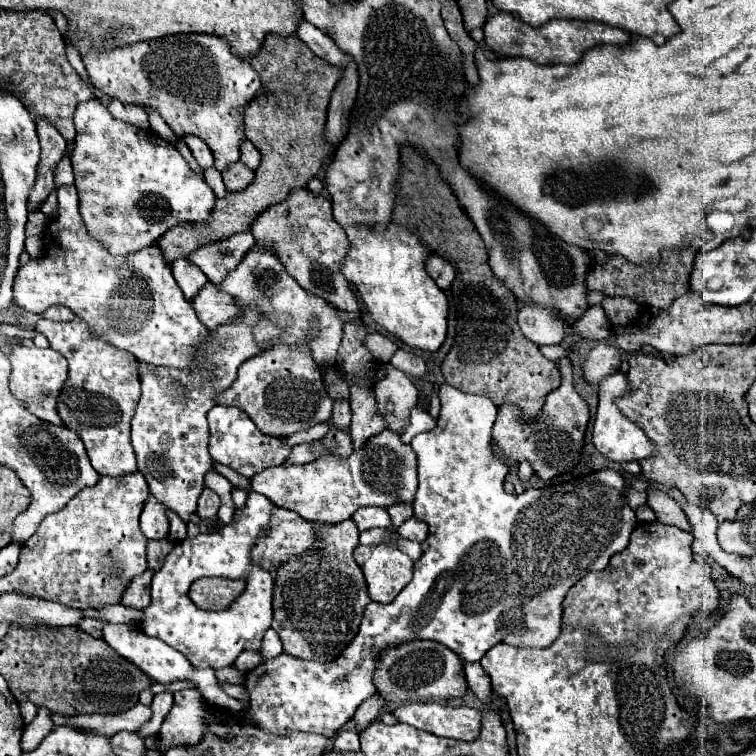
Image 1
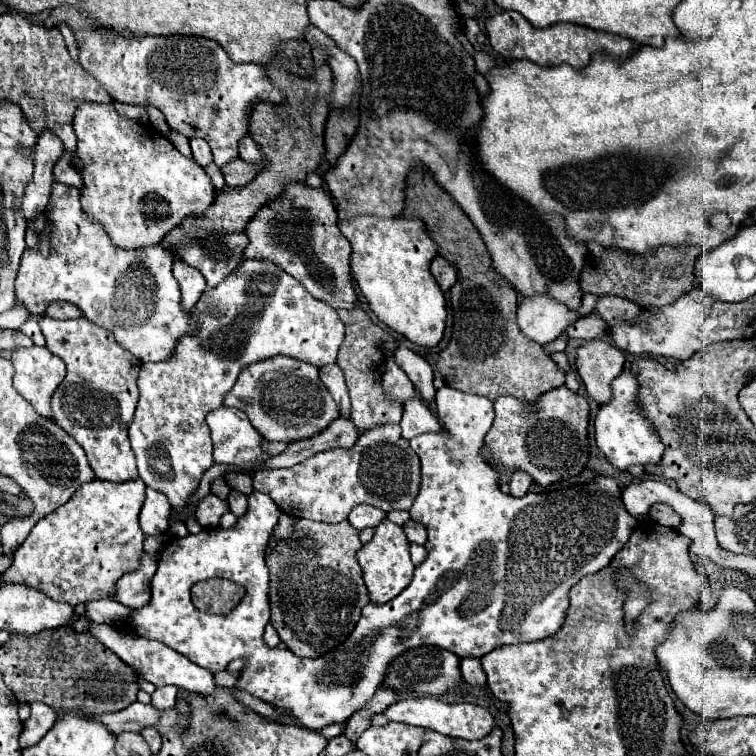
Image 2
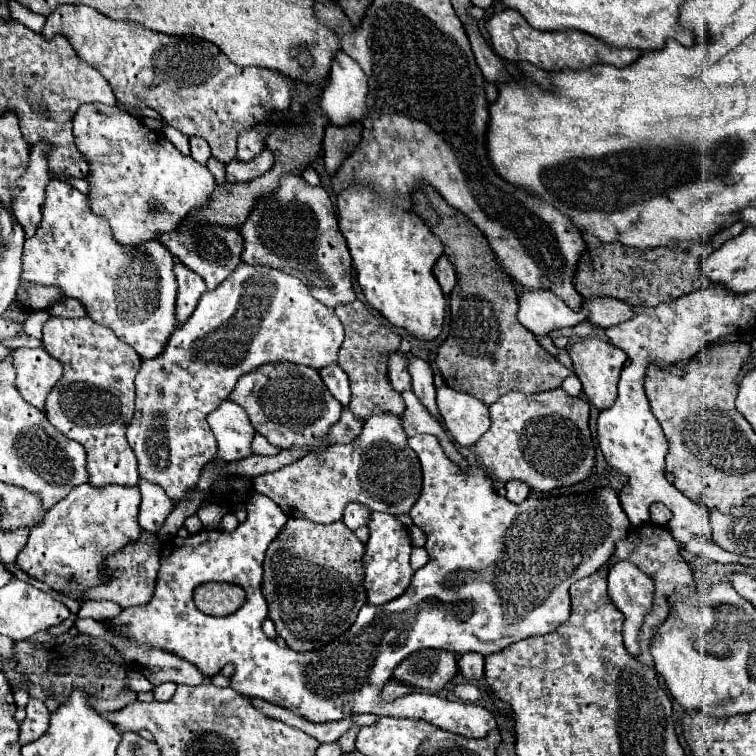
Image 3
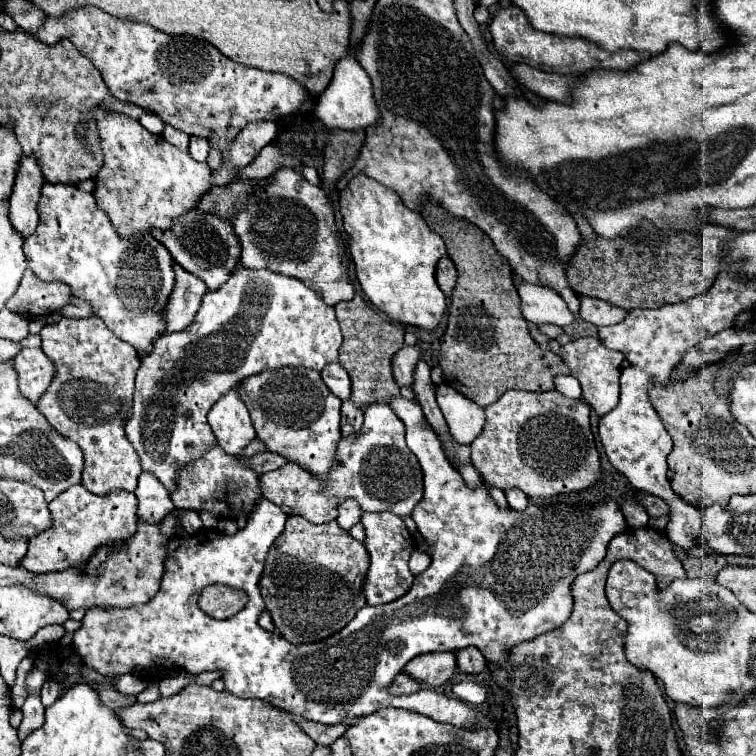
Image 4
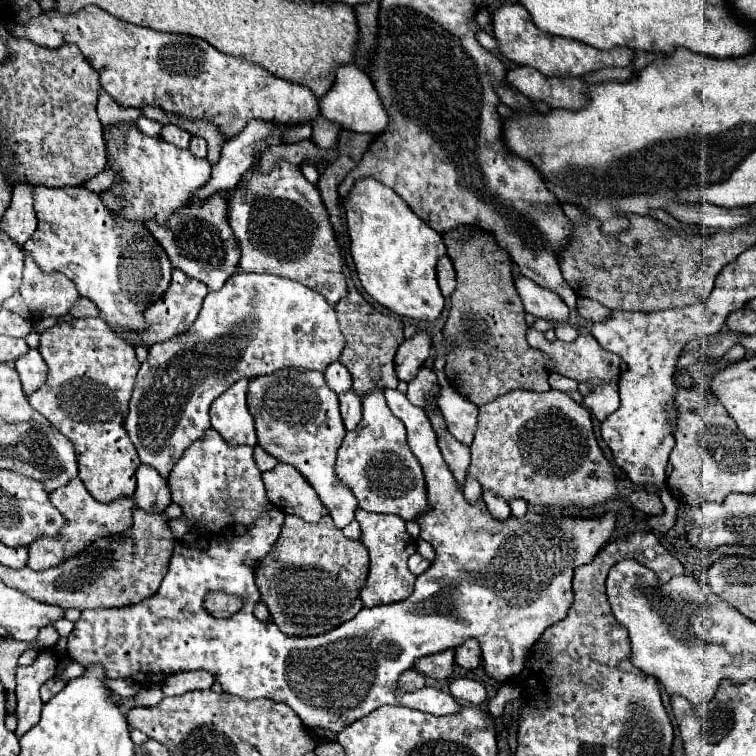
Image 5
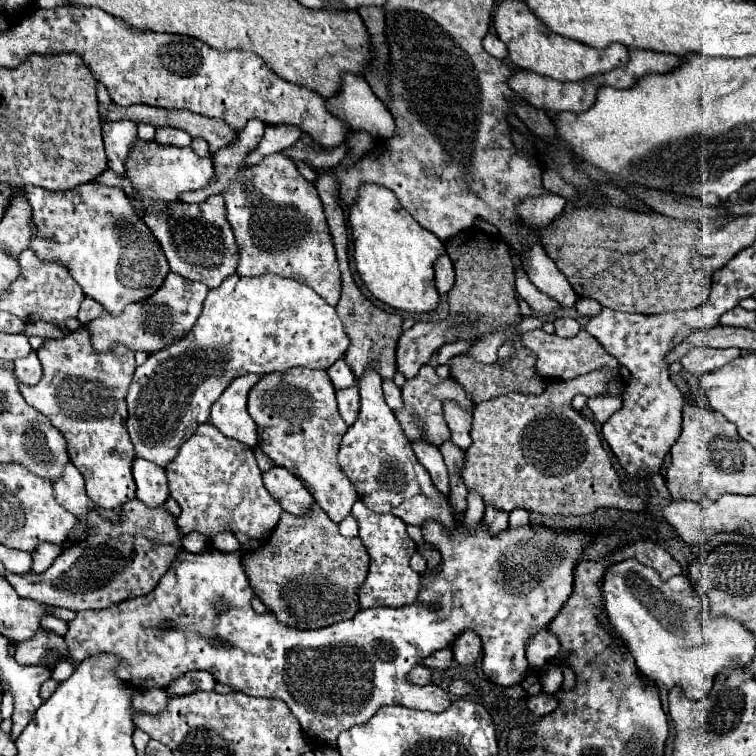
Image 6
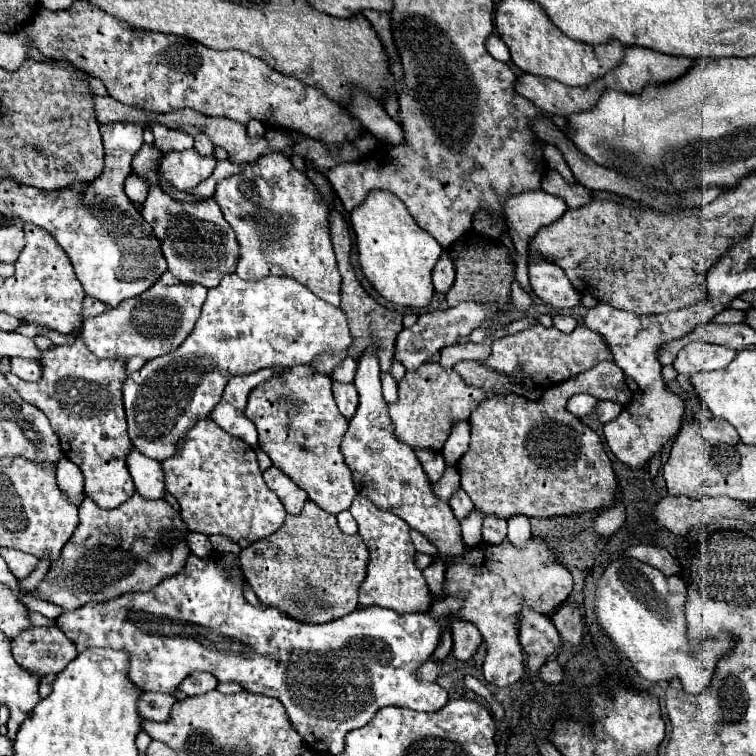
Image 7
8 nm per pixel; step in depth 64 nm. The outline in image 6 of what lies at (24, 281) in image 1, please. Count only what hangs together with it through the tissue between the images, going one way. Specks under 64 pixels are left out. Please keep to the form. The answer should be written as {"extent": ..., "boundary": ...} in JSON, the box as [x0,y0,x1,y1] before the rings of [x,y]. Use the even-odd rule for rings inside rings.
{"extent":[10,182,170,314],"boundary":[[[96,182],[80,184],[64,192],[50,192],[38,186],[24,186],[10,188],[10,198],[14,196],[24,196],[30,202],[32,222],[40,232],[40,236],[34,240],[34,248],[40,252],[40,258],[64,262],[72,278],[82,286],[84,294],[100,302],[108,312],[118,314],[126,304],[148,298],[164,282],[164,276],[170,270],[166,256],[150,228],[134,212],[132,202],[128,200],[122,188],[110,188]]]}

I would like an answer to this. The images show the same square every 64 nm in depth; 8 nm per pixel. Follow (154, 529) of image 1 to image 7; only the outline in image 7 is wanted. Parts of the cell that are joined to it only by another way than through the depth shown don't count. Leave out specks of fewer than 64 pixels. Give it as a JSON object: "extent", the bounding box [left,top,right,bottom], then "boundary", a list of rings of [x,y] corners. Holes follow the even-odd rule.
{"extent":[126,450,164,498],"boundary":[[[130,450],[126,458],[130,476],[136,484],[136,490],[146,498],[162,498],[164,496],[164,474],[158,460],[142,456],[138,450]]]}

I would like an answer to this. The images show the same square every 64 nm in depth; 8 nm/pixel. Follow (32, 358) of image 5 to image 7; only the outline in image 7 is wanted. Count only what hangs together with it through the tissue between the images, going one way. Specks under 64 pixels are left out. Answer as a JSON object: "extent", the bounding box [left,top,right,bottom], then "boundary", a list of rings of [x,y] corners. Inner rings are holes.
{"extent":[10,358,42,382],"boundary":[[[12,358],[10,360],[10,370],[18,378],[26,382],[38,382],[42,376],[42,368],[38,361],[30,361],[25,358]]]}

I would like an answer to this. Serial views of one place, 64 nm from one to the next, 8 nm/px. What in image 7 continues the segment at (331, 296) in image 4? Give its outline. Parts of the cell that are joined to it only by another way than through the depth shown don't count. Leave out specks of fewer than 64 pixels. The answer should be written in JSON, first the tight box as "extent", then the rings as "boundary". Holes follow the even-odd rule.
{"extent":[214,152,342,306],"boundary":[[[270,152],[268,156],[260,156],[260,160],[256,160],[254,166],[248,164],[248,166],[244,166],[238,174],[218,180],[214,200],[216,200],[218,206],[222,208],[222,214],[224,214],[224,218],[228,220],[228,224],[234,228],[236,238],[238,238],[238,244],[240,244],[240,260],[238,260],[238,266],[236,266],[236,274],[238,274],[240,278],[244,278],[244,280],[260,280],[260,278],[266,278],[266,276],[286,276],[286,278],[294,278],[294,280],[298,280],[300,284],[304,284],[306,288],[310,288],[310,290],[312,290],[316,296],[320,296],[322,300],[330,302],[332,306],[340,306],[342,276],[340,276],[340,272],[338,272],[336,258],[334,258],[334,248],[332,248],[332,242],[330,242],[330,208],[328,208],[328,202],[322,198],[322,194],[316,190],[316,186],[310,182],[310,178],[308,178],[306,174],[298,172],[298,170],[290,164],[290,158],[288,158],[284,152]]]}

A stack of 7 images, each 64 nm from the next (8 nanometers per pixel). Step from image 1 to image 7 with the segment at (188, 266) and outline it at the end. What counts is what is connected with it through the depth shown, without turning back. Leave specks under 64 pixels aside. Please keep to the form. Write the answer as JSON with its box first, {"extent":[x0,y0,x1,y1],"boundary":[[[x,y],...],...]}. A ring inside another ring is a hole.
{"extent":[14,272,206,360],"boundary":[[[164,272],[160,280],[156,280],[144,294],[128,298],[120,302],[116,308],[108,308],[106,312],[84,320],[82,330],[76,335],[62,335],[48,332],[44,328],[36,328],[34,324],[20,324],[14,332],[34,338],[38,334],[48,336],[56,345],[72,344],[76,337],[84,340],[88,350],[98,358],[134,358],[140,356],[144,360],[154,360],[158,356],[170,354],[176,350],[188,334],[194,330],[202,304],[206,300],[206,288],[200,284],[184,284],[174,278],[170,272]]]}

